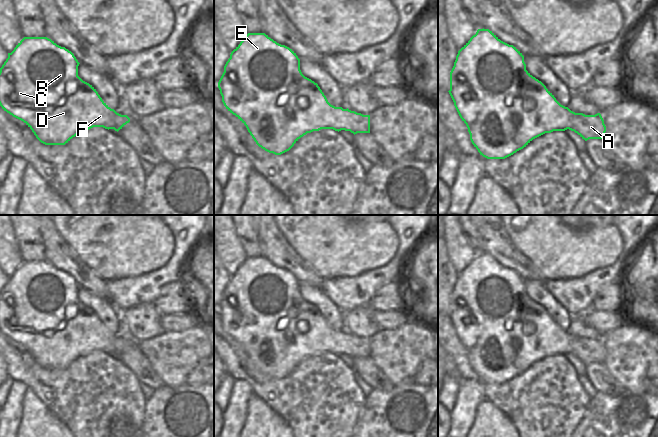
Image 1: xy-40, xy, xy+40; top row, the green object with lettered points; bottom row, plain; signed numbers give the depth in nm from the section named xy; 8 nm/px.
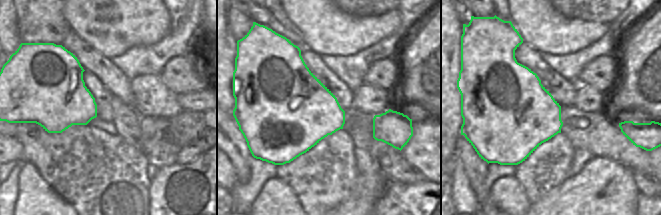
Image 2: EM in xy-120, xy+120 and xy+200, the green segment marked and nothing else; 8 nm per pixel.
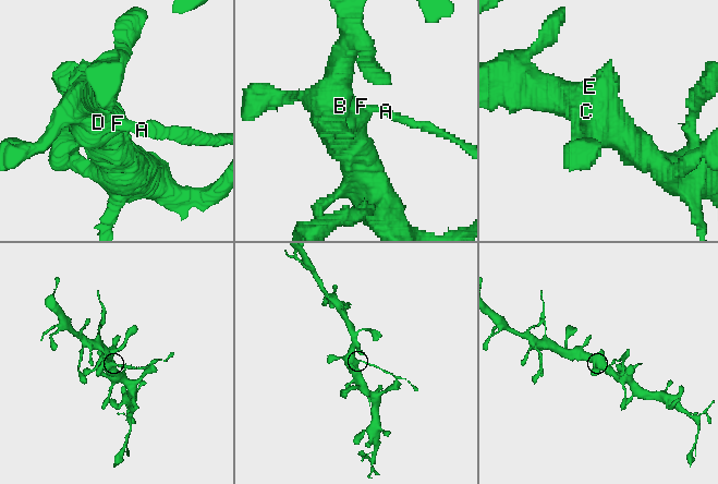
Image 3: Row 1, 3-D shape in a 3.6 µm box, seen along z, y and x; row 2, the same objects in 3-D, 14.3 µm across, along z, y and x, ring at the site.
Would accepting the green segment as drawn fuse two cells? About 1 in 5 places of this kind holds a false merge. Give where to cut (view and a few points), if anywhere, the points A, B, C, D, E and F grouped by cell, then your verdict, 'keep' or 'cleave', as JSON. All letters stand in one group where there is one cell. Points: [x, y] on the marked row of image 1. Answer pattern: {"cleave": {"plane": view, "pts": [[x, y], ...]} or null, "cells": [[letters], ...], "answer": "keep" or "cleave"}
{"cleave": {"plane": "xy", "pts": [[352, 111], [352, 119], [355, 125], [350, 131]]}, "cells": [["A"], ["B", "C", "D", "E", "F"]], "answer": "cleave"}

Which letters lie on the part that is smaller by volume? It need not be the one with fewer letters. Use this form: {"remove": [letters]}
{"remove": ["A"]}

